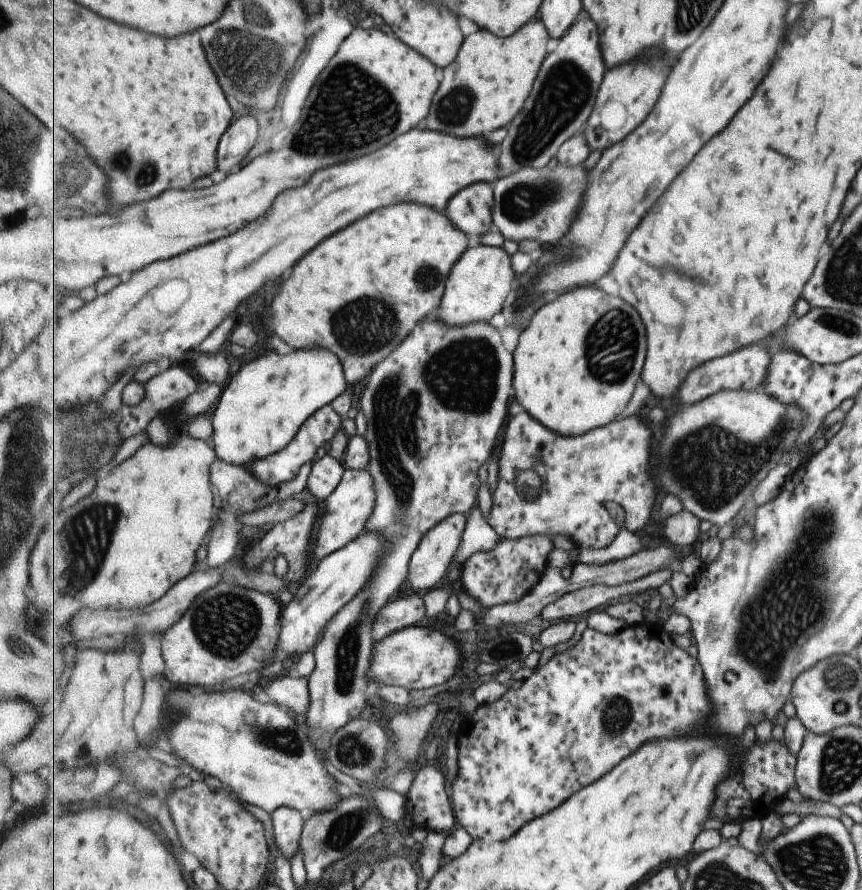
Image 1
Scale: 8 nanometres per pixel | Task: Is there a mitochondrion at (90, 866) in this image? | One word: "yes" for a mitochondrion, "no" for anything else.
no

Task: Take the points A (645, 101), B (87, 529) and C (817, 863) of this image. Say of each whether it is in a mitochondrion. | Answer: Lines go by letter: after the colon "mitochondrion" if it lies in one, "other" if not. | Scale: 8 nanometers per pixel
A: other
B: mitochondrion
C: mitochondrion

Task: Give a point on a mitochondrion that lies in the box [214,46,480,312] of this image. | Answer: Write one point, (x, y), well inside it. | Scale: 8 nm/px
(350, 93)

